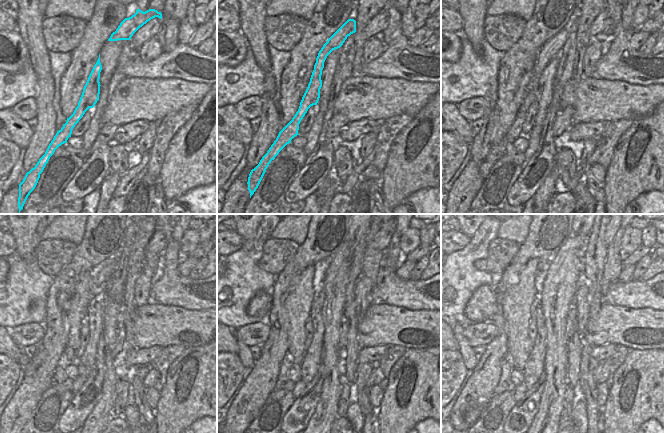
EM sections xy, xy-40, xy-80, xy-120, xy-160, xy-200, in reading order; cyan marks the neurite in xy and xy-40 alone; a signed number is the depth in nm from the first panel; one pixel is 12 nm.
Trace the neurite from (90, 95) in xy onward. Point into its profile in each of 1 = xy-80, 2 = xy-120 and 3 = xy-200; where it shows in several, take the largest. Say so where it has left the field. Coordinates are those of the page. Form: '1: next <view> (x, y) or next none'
1: next xy-80 (551, 48)
2: next xy-120 (96, 283)
3: next xy-200 (539, 279)

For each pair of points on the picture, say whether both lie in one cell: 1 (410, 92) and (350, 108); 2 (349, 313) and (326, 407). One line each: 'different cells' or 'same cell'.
1: same cell
2: different cells

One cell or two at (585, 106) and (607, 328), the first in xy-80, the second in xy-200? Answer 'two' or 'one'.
one

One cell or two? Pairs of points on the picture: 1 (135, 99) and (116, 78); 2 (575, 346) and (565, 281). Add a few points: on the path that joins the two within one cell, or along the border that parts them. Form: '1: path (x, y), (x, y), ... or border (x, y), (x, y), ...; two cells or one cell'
1: border (126, 77), (116, 86), (112, 97), (108, 101); two cells
2: border (573, 297), (567, 313); two cells

